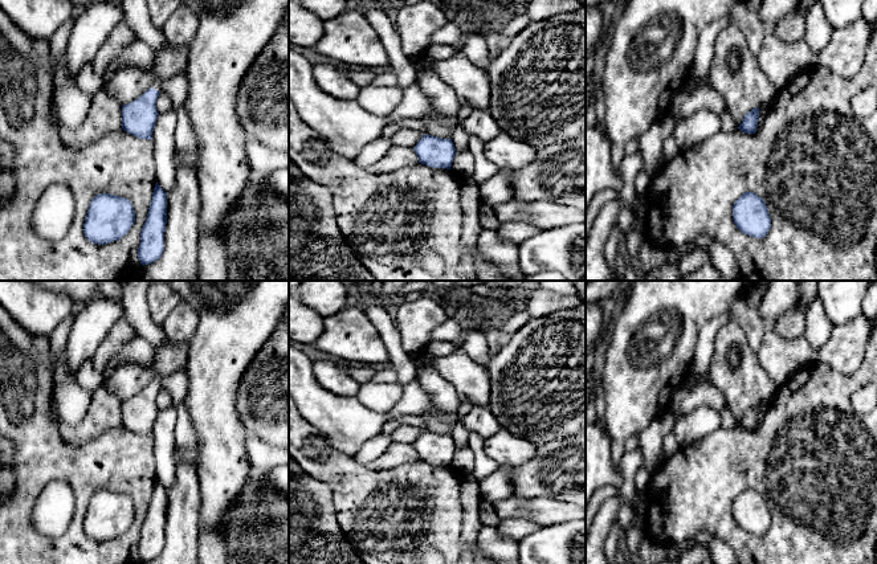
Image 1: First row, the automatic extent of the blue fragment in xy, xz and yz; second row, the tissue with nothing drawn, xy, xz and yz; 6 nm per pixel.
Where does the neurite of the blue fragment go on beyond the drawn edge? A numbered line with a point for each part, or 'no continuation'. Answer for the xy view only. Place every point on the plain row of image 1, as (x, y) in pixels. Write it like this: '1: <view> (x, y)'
1: xy (137, 351)

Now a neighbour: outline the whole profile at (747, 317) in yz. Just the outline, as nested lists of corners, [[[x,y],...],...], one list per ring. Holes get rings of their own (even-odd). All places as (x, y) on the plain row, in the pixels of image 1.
[[[741,294],[733,301],[727,311],[731,315],[731,322],[742,327],[748,346],[756,352],[766,332],[766,324],[759,316],[756,307],[751,307],[746,301],[746,294]]]

